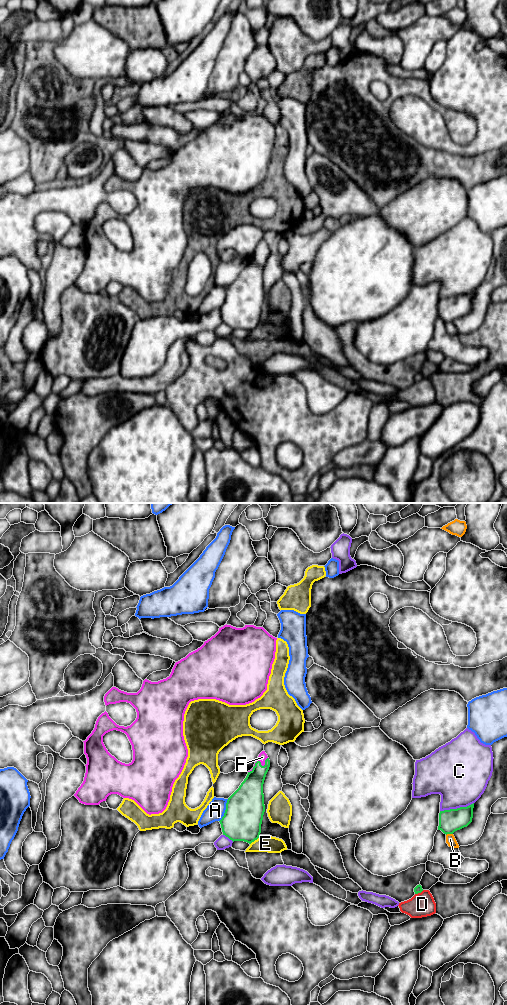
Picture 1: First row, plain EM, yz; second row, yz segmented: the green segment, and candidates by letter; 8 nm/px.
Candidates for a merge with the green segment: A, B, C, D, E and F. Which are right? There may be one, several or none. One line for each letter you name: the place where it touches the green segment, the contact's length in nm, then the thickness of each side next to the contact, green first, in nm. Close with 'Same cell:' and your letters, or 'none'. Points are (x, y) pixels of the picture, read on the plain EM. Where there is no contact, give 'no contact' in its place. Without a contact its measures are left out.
Same cell: none

